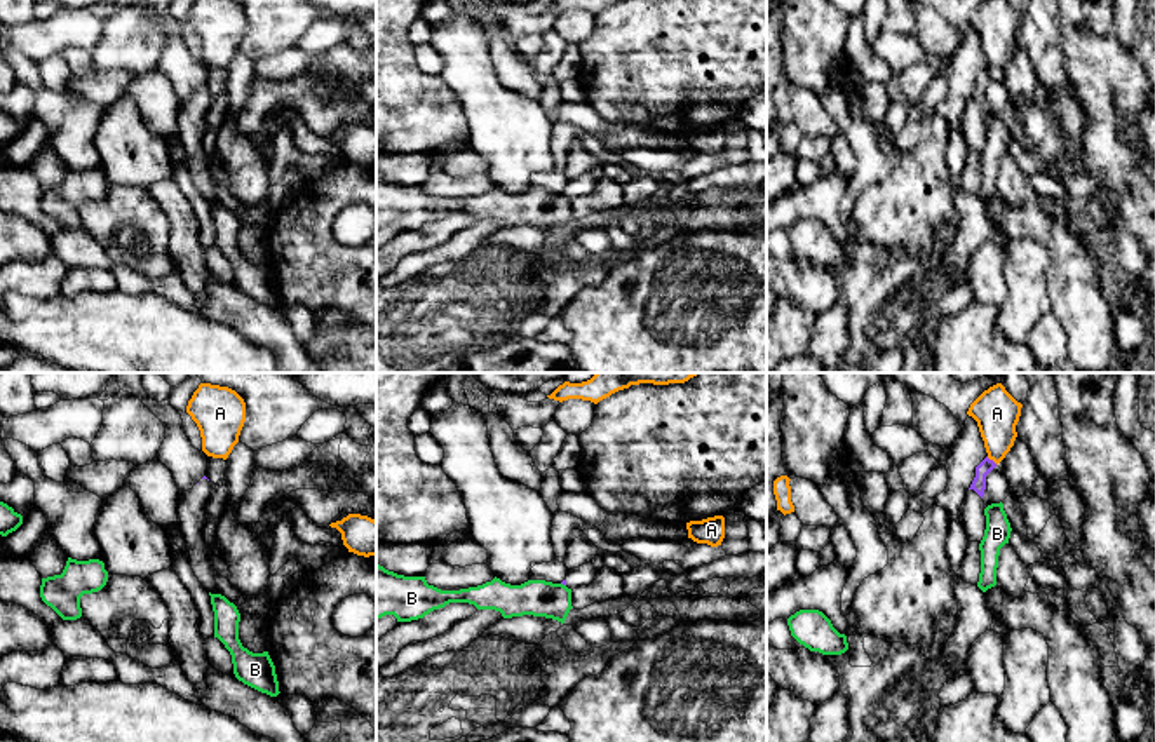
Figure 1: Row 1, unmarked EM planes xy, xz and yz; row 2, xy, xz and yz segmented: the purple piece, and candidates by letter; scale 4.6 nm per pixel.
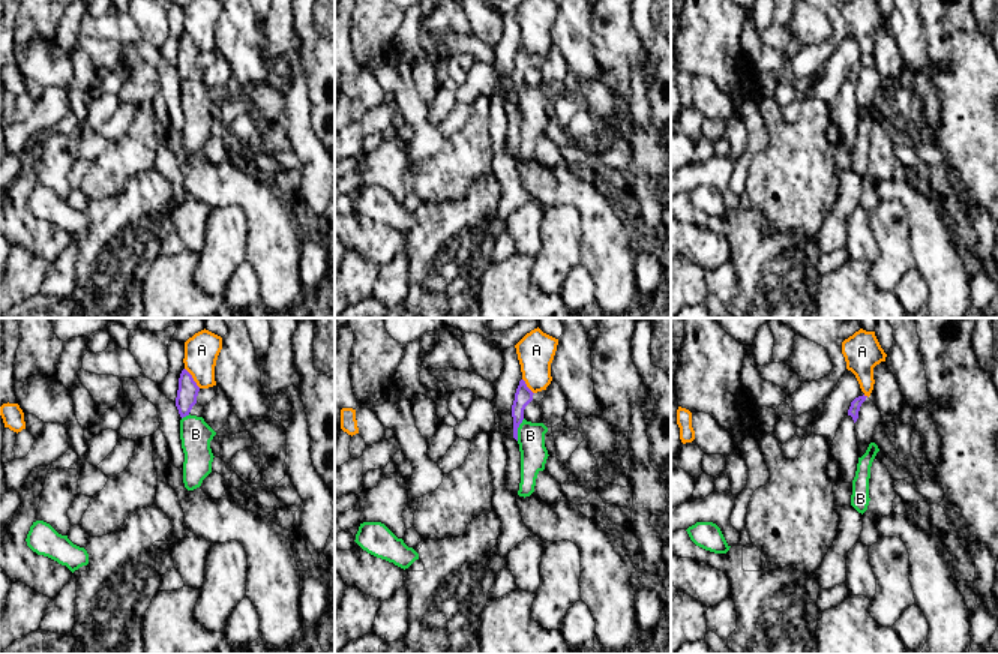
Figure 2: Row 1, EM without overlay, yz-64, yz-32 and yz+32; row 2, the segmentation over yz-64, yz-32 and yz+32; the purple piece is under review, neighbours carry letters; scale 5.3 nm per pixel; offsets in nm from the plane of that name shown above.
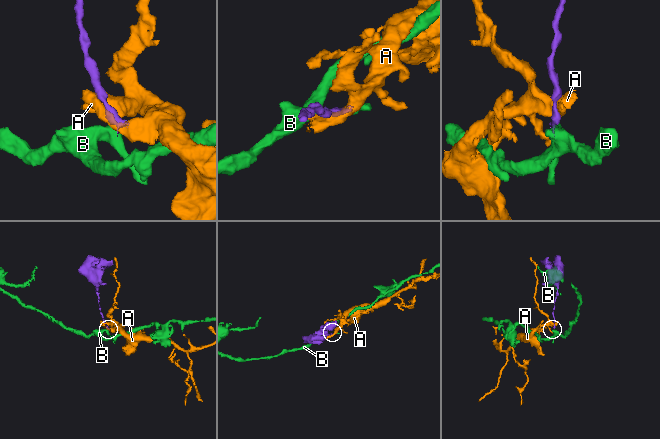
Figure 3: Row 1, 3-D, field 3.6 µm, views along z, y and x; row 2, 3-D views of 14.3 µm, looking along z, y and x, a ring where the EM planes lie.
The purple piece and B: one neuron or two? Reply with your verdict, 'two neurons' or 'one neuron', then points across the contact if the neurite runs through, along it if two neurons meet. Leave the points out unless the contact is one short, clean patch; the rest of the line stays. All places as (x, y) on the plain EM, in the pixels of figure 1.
two neurons; border xz (561, 192), (565, 195)

